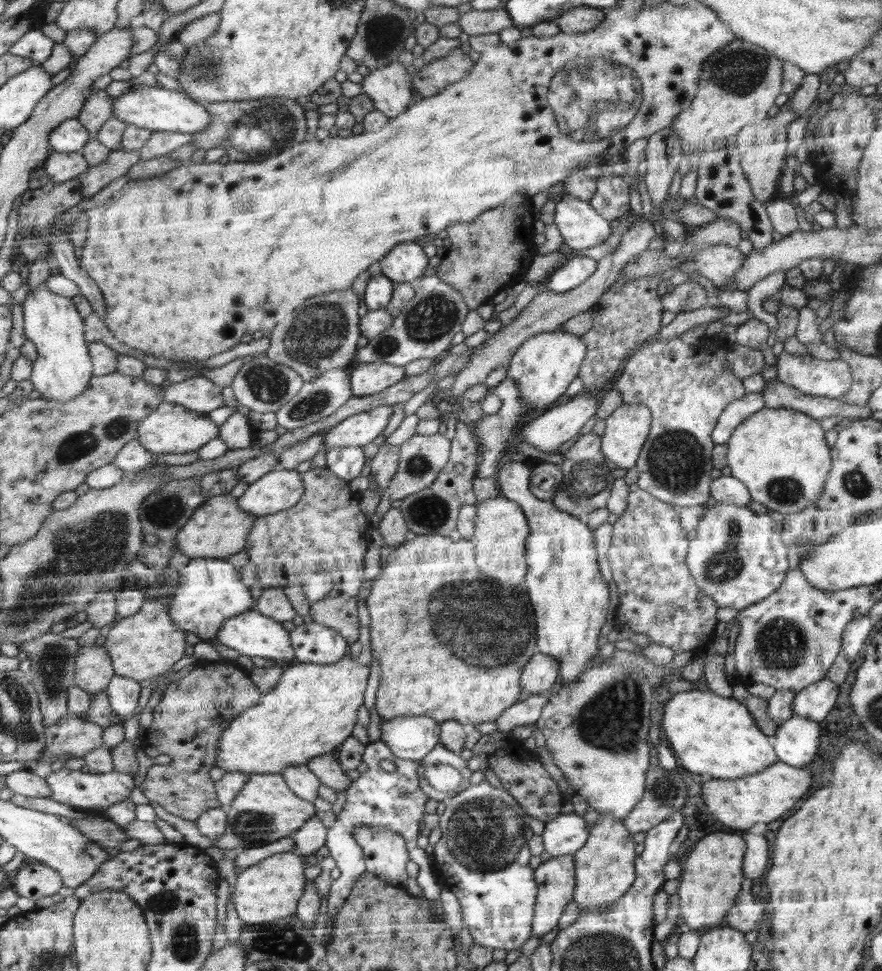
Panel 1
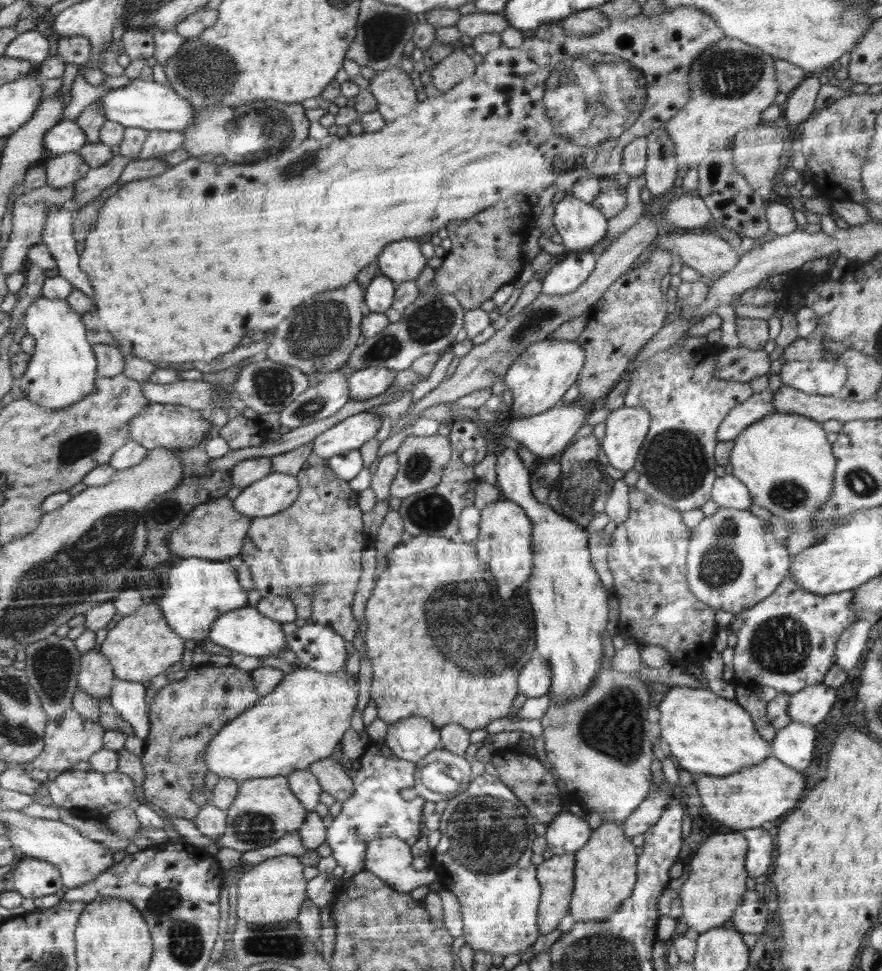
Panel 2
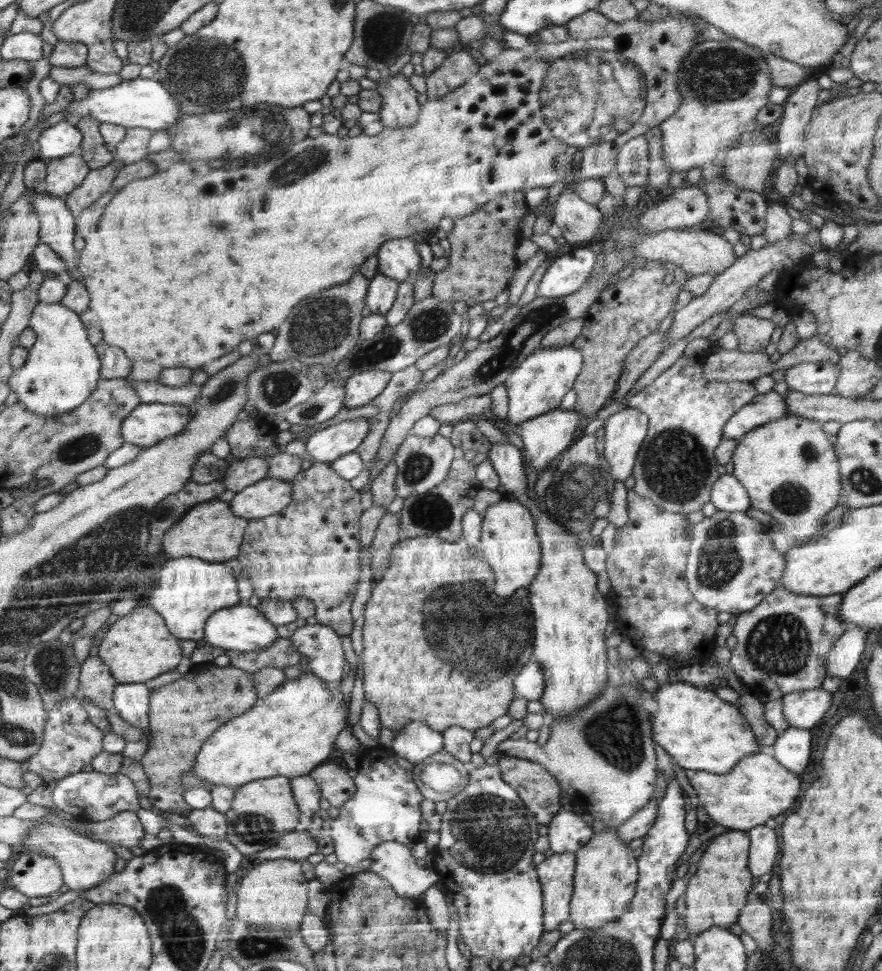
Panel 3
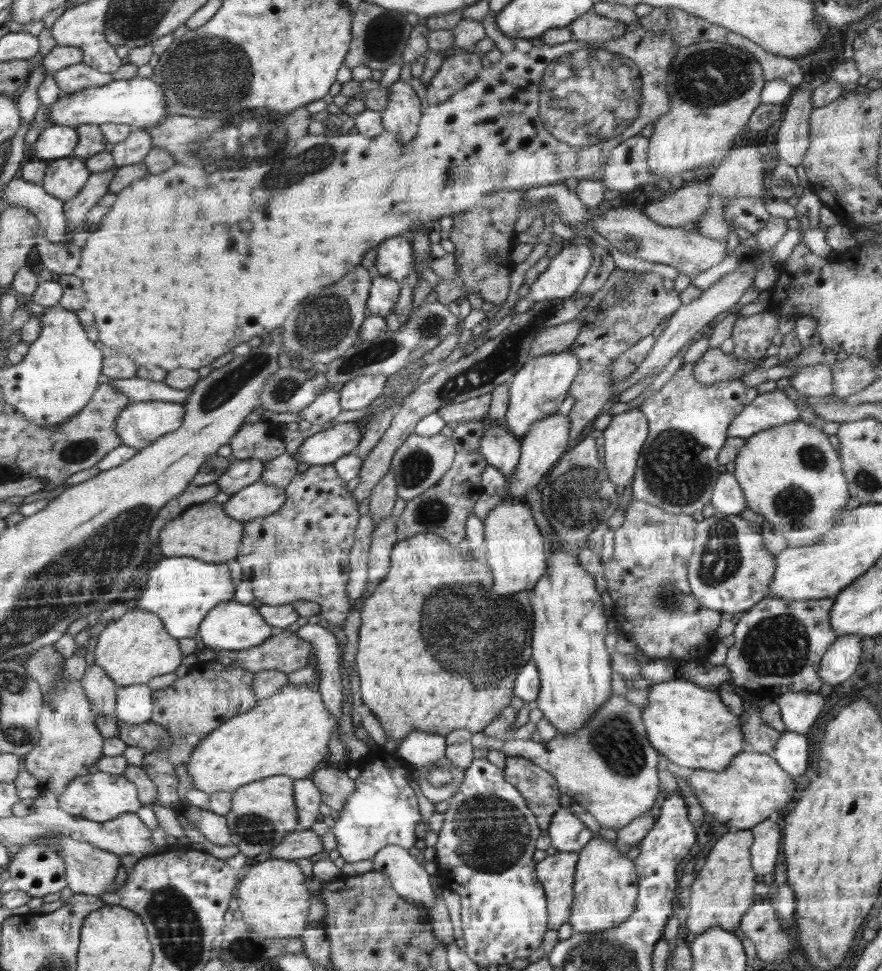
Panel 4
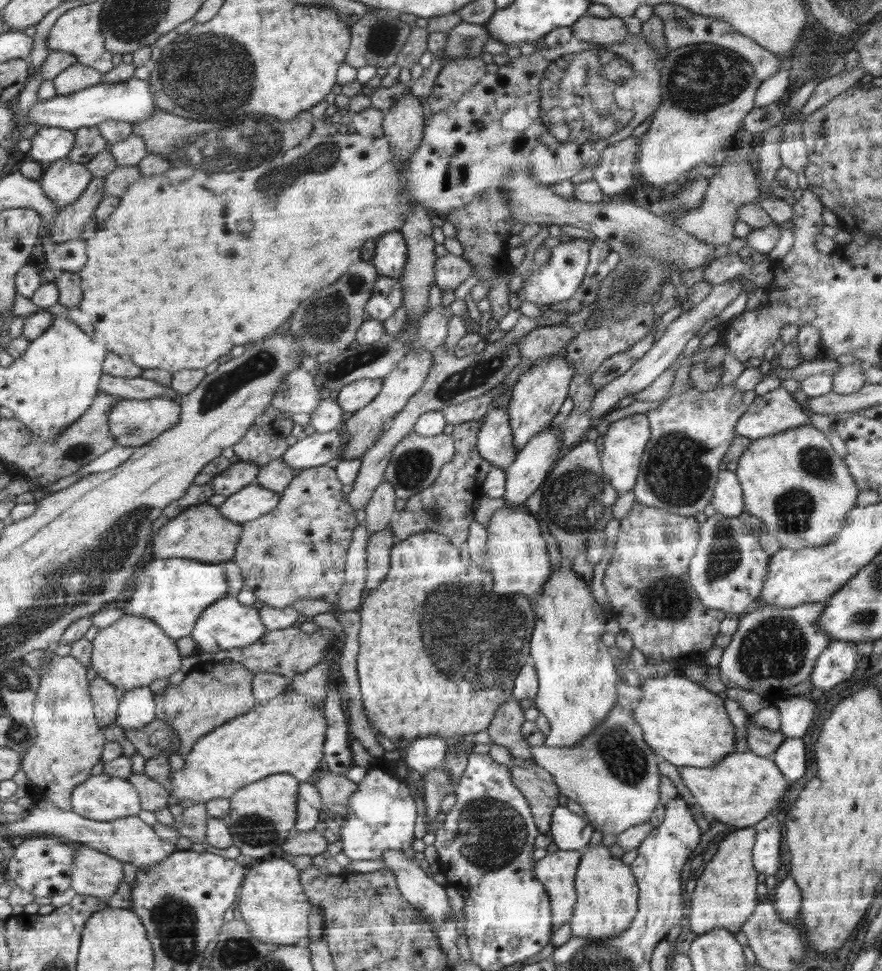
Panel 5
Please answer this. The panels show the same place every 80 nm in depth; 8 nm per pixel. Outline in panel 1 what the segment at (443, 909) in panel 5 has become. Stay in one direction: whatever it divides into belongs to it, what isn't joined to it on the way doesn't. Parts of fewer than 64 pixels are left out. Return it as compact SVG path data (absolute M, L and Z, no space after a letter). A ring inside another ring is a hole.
M360 825L355 828L354 840L361 846L365 855L365 870L386 880L390 886L407 889L406 852L404 837L390 829L373 829Z

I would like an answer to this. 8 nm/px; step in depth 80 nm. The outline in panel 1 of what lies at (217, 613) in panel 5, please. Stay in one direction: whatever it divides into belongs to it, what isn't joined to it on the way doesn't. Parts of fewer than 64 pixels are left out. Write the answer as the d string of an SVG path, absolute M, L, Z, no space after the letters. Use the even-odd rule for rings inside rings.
M254 609L229 618L223 624L221 630L219 630L216 639L221 644L224 644L224 646L234 648L240 654L249 657L261 656L262 658L270 658L274 661L290 661L295 659L295 650L291 646L290 634L282 627L282 623L272 617L260 614Z

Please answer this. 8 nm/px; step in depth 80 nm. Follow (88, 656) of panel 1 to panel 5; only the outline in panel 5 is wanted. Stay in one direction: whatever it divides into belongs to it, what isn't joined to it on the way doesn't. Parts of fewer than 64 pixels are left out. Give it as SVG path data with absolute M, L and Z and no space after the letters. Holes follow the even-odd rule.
M96 674L90 679L90 690L93 693L94 710L99 726L114 724L118 712L118 696L114 685Z

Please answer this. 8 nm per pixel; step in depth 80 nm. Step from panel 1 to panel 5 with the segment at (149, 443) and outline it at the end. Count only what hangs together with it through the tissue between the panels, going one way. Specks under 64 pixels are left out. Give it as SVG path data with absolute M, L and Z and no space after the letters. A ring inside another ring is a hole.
M120 398L118 405L114 407L114 410L110 411L110 432L115 438L116 444L137 449L141 446L148 445L150 441L156 440L162 433L176 426L180 418L180 406L176 404L176 400L172 402L172 400L168 398L152 398L148 400L128 400Z

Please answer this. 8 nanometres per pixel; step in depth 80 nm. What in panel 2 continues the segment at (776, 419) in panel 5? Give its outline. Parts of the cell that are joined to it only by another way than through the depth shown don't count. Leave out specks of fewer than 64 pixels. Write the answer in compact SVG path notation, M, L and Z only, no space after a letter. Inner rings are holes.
M765 390L760 394L754 394L754 397L748 401L728 411L716 431L716 440L718 442L733 441L736 435L746 428L746 425L750 426L753 422L774 411L773 392Z

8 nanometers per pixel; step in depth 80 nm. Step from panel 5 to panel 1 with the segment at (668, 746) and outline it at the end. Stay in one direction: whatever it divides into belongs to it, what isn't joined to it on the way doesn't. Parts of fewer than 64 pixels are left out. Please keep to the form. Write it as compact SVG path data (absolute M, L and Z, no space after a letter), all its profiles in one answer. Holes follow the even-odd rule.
M693 689L672 695L663 710L660 727L664 728L670 748L688 772L734 779L762 773L779 761L769 738L758 729L752 713L738 699Z

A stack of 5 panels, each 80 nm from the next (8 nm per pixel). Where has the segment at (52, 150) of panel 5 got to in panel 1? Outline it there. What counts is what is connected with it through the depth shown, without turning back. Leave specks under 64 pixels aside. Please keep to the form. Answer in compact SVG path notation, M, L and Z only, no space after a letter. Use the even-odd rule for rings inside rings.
M76 118L66 120L54 129L49 142L56 153L73 153L84 148L90 139L90 130Z

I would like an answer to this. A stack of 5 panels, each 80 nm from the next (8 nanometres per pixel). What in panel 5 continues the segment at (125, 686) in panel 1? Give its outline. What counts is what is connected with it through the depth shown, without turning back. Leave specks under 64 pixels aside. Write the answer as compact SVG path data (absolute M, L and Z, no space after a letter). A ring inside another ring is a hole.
M149 686L123 691L115 722L118 726L136 730L154 719L155 700Z

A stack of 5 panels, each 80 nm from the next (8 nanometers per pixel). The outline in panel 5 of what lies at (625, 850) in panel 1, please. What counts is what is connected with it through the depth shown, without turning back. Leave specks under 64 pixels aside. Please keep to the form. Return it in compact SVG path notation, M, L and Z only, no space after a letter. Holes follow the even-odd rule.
M602 843L587 845L583 851L577 872L578 900L573 906L572 920L569 922L572 937L607 939L618 936L629 928L636 917L640 900L640 887L634 878L630 865L612 858L608 847Z

